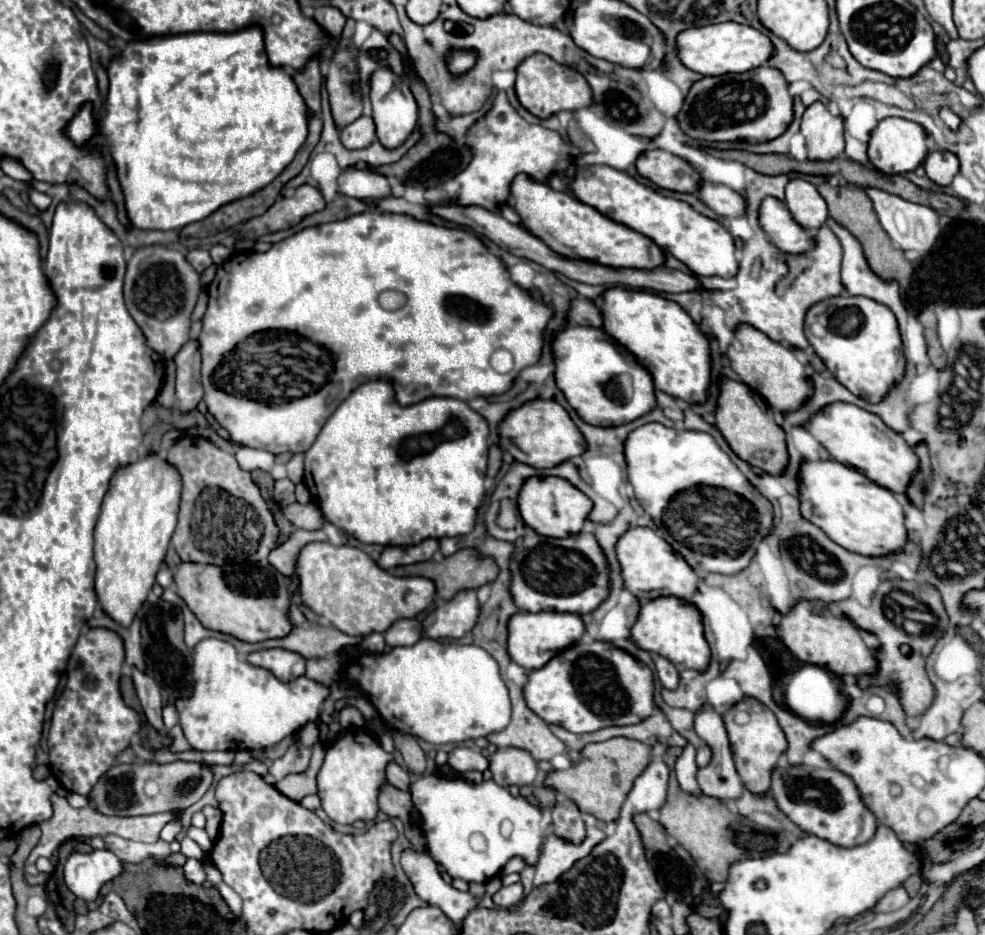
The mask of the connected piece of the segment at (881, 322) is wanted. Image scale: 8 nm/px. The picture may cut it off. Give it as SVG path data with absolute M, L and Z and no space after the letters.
M834 296L806 312L804 332L830 374L852 394L880 402L904 374L904 354L896 318L890 308L864 296Z

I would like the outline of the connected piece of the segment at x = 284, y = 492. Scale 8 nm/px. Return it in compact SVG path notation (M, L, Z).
M288 478L276 480L276 484L274 484L274 498L278 500L280 506L286 506L286 504L294 502L294 484Z

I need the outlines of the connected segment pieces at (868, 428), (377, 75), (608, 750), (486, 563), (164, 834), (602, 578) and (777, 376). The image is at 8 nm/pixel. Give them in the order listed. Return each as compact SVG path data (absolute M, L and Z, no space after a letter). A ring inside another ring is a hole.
M832 402L810 416L804 428L830 452L834 460L862 472L878 486L884 486L892 492L904 494L910 476L918 468L918 456L914 454L912 446L906 444L898 432L888 428L880 416L866 412L854 404Z
M374 70L370 74L368 86L370 86L368 96L370 96L370 104L372 104L372 118L376 124L376 136L384 148L396 148L412 134L412 130L418 124L418 106L412 96L412 90L392 70Z
M610 738L606 742L588 744L582 752L582 758L572 764L568 770L548 772L544 778L544 786L550 786L564 794L568 800L580 808L580 812L592 814L602 822L612 822L620 814L620 806L630 792L634 780L650 762L650 748L642 742L628 738Z
M458 550L452 556L446 556L440 564L438 562L422 562L422 564L410 564L410 566L400 566L394 568L392 574L396 576L424 576L430 578L436 584L436 596L440 600L450 600L456 592L460 590L476 590L488 582L494 582L498 576L498 566L494 564L494 560L478 556L474 550ZM424 570L444 570L444 572L424 572Z
M174 816L174 818L172 818L170 822L166 822L164 828L160 830L160 840L164 840L164 842L172 842L172 840L178 836L180 830L182 830L180 816Z
M578 532L566 538L524 536L510 558L510 594L526 612L592 612L608 596L608 564L594 534Z
M738 324L734 330L734 338L740 344L730 344L728 346L728 360L732 370L740 376L740 380L756 390L772 408L780 412L790 412L796 410L812 392L812 384L806 378L804 364L796 360L792 348L786 348L780 342L770 340L766 334L760 330L752 328L750 324Z

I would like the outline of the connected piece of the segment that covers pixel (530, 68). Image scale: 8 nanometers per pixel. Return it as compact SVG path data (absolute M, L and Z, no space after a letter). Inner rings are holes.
M532 54L518 64L514 88L516 88L516 96L520 104L538 118L550 118L552 114L562 110L586 108L592 102L592 90L588 82L574 68L562 66L546 54Z

